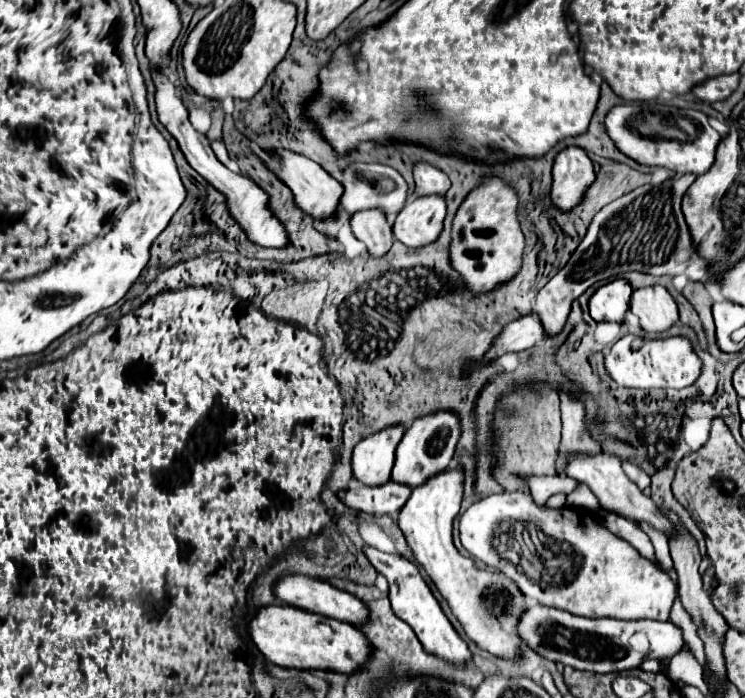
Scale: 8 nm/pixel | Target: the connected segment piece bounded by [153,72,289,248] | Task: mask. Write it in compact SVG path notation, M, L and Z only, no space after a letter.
M153 72L153 80L155 80L155 86L157 86L157 94L155 94L155 102L157 102L157 114L159 114L159 120L161 124L173 134L173 138L179 142L179 148L181 152L185 154L189 166L193 170L197 170L215 190L219 190L223 196L225 196L225 204L227 204L227 210L231 214L231 218L245 230L247 238L251 242L255 242L257 246L267 246L267 248L285 248L289 246L289 234L285 232L285 226L273 218L273 212L269 210L269 204L267 204L267 194L257 186L253 184L253 180L241 176L241 174L233 174L231 170L227 170L213 154L211 146L209 146L209 138L201 132L197 132L191 122L189 122L189 116L187 116L187 108L183 106L183 102L175 96L175 88L173 84L167 80L167 76L163 76L163 72Z

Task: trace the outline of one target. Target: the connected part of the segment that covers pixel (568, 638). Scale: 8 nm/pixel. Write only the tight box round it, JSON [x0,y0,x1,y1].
[519,606,685,672]

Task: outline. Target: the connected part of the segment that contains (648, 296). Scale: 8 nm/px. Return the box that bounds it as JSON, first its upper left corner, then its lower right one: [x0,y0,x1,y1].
[631,286,679,334]

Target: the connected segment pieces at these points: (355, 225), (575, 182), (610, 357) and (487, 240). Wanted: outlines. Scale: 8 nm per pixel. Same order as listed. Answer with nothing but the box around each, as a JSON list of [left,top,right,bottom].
[[351,210,393,256],[551,148,595,212],[605,336,701,388],[451,178,523,292]]

